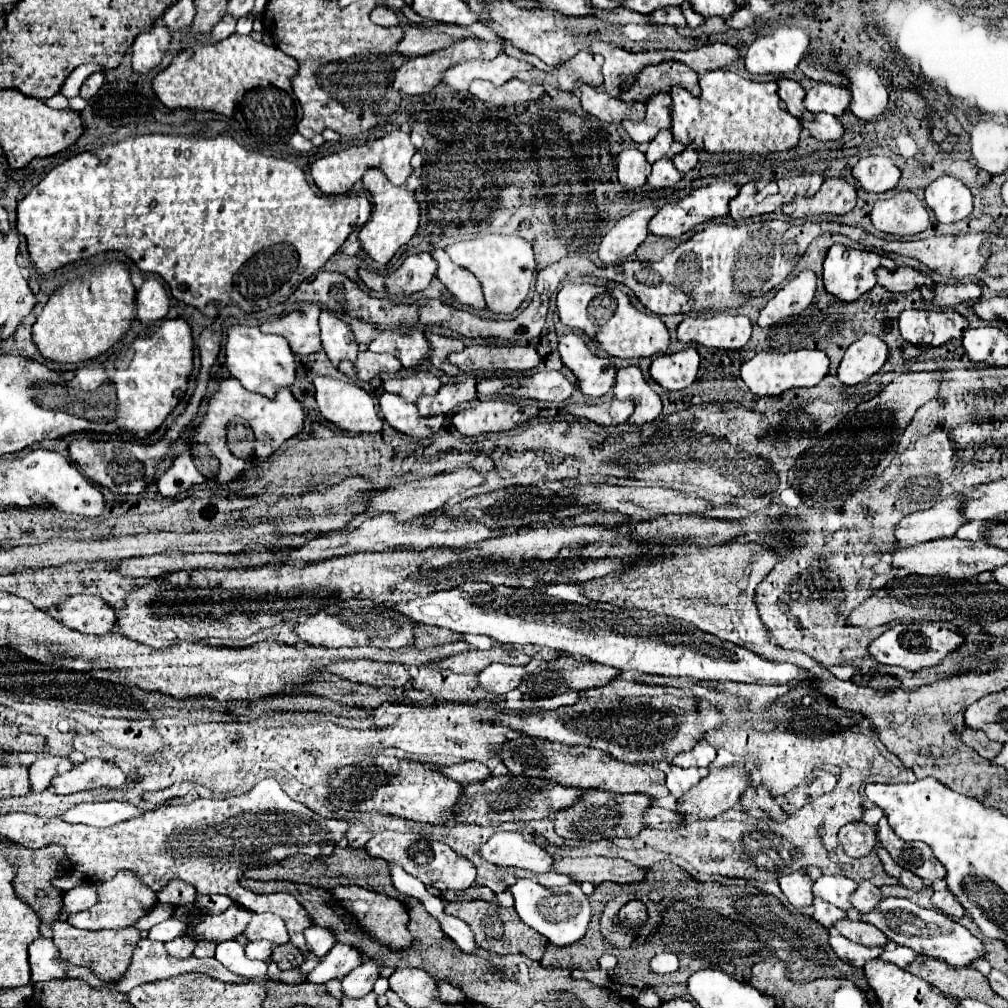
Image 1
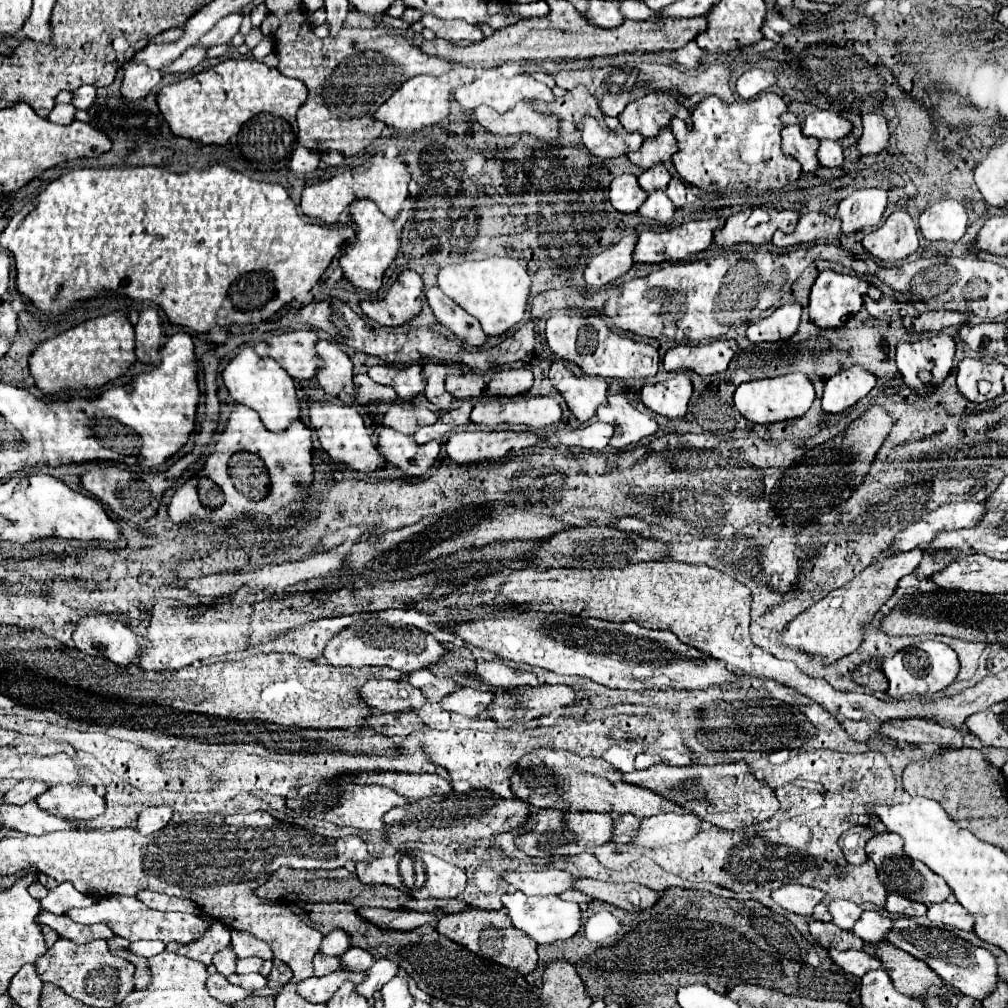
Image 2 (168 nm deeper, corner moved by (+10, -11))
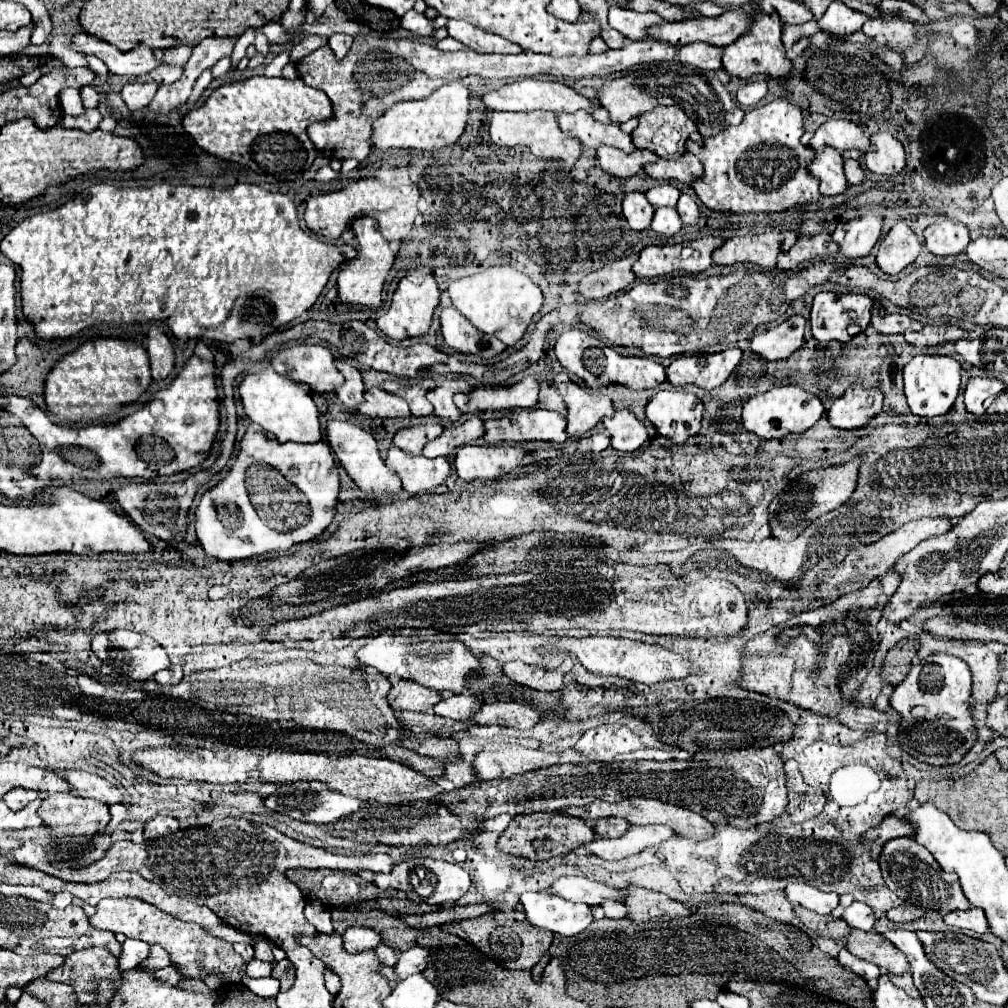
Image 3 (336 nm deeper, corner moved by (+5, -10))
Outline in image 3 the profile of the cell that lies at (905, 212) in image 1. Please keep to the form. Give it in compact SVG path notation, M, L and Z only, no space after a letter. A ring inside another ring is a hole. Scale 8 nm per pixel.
M905 220L897 222L891 232L883 238L877 252L877 266L881 272L895 276L905 270L921 252L921 242L917 234L907 226Z

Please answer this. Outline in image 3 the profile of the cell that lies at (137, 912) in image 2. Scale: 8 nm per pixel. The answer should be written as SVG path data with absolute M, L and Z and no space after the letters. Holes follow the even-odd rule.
M129 898L101 900L101 904L97 906L97 914L91 916L89 922L91 922L91 926L95 924L95 928L101 928L101 930L121 932L129 938L137 938L147 944L159 944L171 956L171 964L183 974L183 978L203 980L205 976L215 974L227 982L239 982L243 972L247 972L249 978L267 978L267 976L271 976L271 970L273 970L273 964L261 962L255 958L251 962L247 962L247 970L245 970L245 960L233 950L233 946L229 942L209 936L197 924L181 922L181 920L161 912L159 908L155 908L147 902L135 900L135 898L131 898L131 900Z

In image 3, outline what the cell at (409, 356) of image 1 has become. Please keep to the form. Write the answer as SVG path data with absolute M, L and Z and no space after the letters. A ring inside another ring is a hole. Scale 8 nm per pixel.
M393 378L393 380L383 382L385 392L391 392L391 394L401 396L403 400L407 400L413 416L429 416L429 414L433 414L433 406L425 398L425 394L431 388L437 388L437 382L431 380L431 378L423 378L423 380L417 380L417 378L413 378L413 380Z

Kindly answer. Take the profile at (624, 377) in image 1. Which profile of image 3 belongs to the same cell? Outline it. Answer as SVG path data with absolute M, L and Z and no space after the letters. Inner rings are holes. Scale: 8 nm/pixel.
M617 410L613 418L603 420L603 426L611 438L611 448L619 452L635 452L649 438L643 422L629 410Z

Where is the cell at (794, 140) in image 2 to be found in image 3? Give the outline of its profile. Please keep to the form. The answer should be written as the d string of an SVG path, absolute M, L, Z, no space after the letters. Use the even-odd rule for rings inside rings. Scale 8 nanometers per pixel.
M825 148L821 152L815 152L815 160L809 164L813 176L819 180L819 190L825 196L837 196L845 194L847 190L847 178L843 172L843 158L837 150Z

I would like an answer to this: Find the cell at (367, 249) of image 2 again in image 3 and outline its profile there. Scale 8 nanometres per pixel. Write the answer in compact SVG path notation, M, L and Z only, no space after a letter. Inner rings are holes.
M361 216L353 222L351 226L357 244L359 244L359 252L357 256L341 266L339 272L339 280L337 280L337 298L343 304L359 304L359 306L371 306L371 308L379 308L381 306L381 292L383 292L383 284L385 278L393 266L393 252L387 244L387 240L379 234L377 228L377 220L369 218L369 216Z

